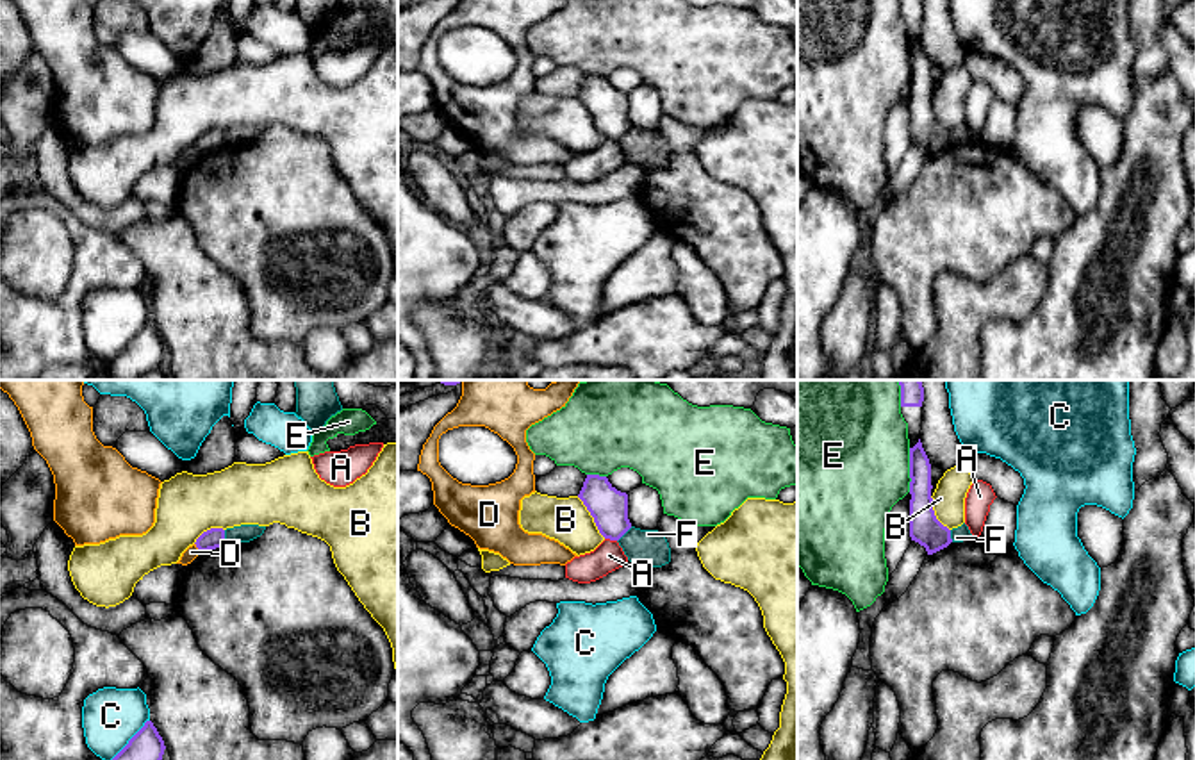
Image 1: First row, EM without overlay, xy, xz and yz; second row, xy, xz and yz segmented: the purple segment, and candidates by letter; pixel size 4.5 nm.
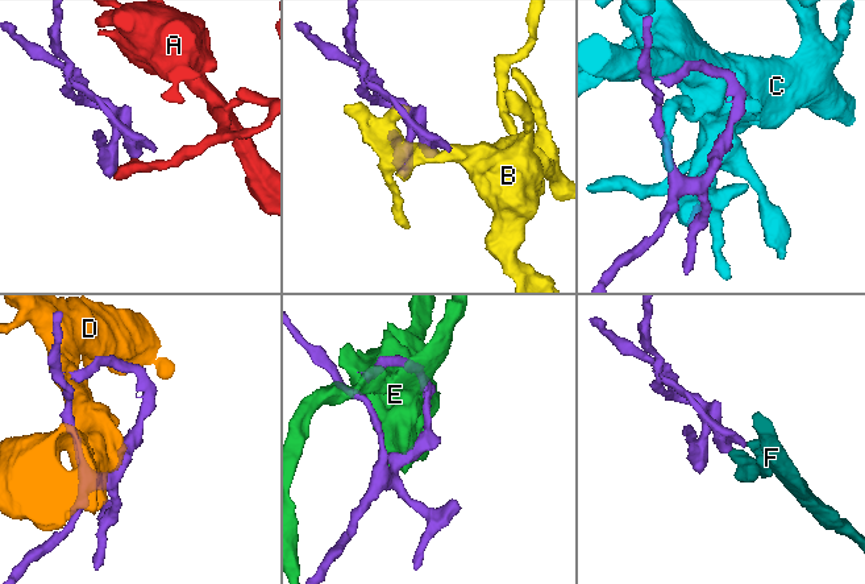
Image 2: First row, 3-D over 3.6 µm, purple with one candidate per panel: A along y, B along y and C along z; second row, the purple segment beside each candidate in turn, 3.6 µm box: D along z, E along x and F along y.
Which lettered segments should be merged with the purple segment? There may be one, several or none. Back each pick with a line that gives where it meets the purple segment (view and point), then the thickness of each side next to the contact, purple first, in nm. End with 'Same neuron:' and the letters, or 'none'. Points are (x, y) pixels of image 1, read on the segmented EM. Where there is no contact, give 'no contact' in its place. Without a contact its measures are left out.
Same neuron: none

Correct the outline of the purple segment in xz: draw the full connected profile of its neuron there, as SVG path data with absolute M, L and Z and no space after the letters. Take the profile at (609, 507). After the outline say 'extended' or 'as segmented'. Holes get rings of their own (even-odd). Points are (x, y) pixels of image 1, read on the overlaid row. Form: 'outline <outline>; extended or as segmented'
outline M587 475L578 498L594 517L605 539L619 541L631 528L628 519L628 494L617 491L606 476Z; as segmented

